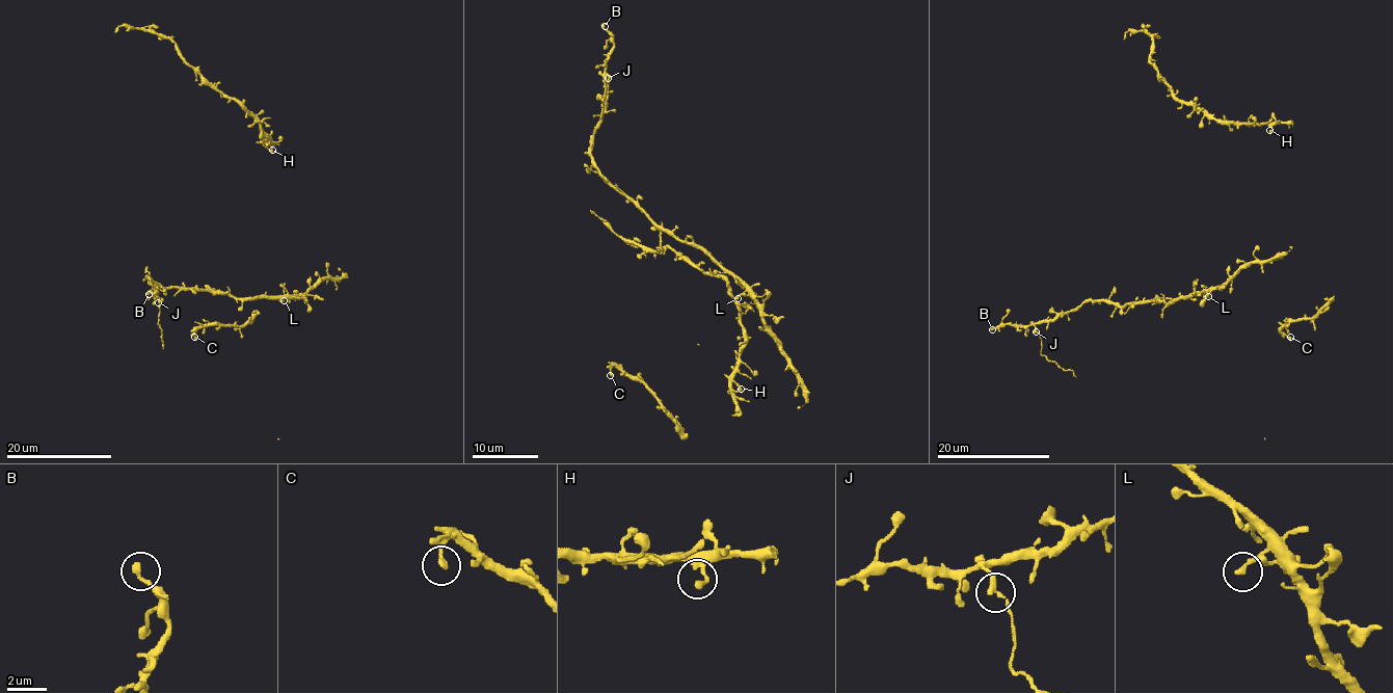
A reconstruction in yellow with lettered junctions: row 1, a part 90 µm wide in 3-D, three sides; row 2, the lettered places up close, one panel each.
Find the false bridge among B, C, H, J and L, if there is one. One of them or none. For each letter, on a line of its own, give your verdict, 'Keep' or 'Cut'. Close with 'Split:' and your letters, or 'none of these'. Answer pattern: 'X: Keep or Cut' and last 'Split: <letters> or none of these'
B: Keep
C: Keep
H: Keep
J: Cut
L: Keep
Split: J

